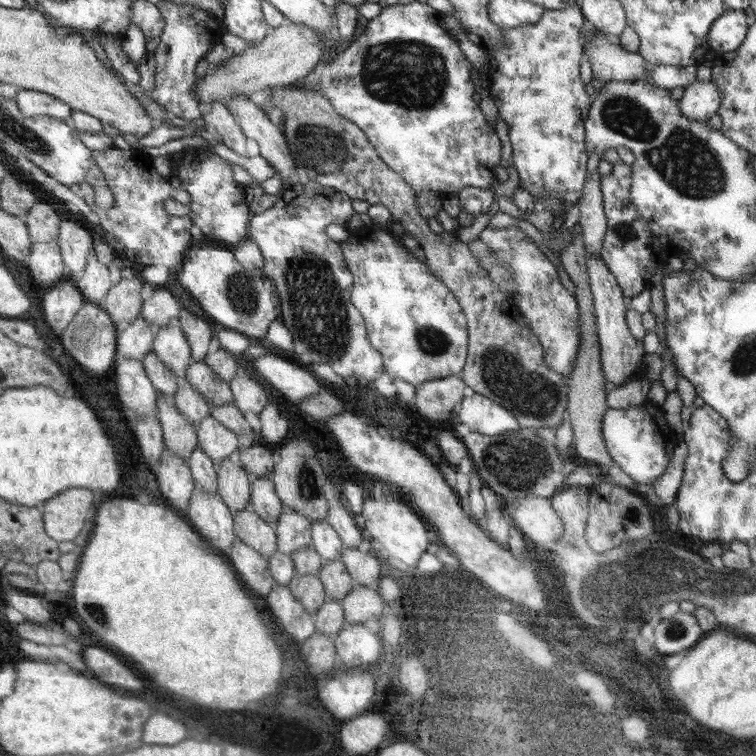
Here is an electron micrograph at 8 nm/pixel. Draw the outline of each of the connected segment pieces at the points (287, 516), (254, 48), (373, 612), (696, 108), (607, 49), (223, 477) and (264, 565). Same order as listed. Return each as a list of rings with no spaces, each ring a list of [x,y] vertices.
[[[285,509],[274,527],[277,534],[277,550],[284,554],[291,555],[314,543],[309,532],[311,522],[297,512]]]
[[[286,21],[279,28],[274,28],[264,40],[252,43],[242,55],[234,56],[220,64],[214,72],[199,77],[196,98],[199,98],[200,104],[219,102],[226,105],[236,95],[249,98],[255,92],[266,91],[266,88],[296,87],[315,70],[325,51],[326,45],[316,30],[306,24]]]
[[[355,584],[353,589],[339,601],[346,624],[363,624],[368,620],[380,620],[384,614],[384,600],[377,588]]]
[[[700,80],[689,84],[682,97],[678,98],[684,116],[692,120],[709,120],[723,106],[724,94],[714,80]]]
[[[594,36],[584,44],[584,49],[587,50],[593,77],[603,84],[608,80],[647,83],[649,63],[640,54],[624,50],[616,40]]]
[[[221,460],[217,467],[217,494],[232,512],[250,507],[251,488],[248,473],[243,467],[228,460]]]
[[[235,539],[231,547],[226,550],[226,556],[235,565],[236,572],[239,572],[244,584],[262,598],[278,585],[272,576],[268,559],[245,542]]]

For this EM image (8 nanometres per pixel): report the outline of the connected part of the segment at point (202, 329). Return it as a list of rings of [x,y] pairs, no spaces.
[[[185,304],[177,319],[181,322],[182,332],[190,345],[191,357],[193,360],[204,360],[213,337],[210,326],[214,325],[202,313],[196,316],[194,312],[194,309]]]

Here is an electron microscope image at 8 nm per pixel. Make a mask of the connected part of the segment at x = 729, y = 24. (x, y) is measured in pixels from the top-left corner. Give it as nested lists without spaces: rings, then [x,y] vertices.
[[[730,11],[715,20],[710,32],[711,50],[720,55],[736,51],[747,38],[748,24],[744,11]]]

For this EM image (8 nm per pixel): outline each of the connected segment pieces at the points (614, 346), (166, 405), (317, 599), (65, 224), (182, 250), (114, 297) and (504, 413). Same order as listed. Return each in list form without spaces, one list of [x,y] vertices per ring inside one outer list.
[[[587,252],[587,273],[589,276],[589,285],[593,296],[593,308],[595,311],[595,327],[597,328],[597,337],[599,340],[599,359],[601,360],[601,370],[603,376],[608,382],[614,386],[624,384],[631,376],[641,362],[645,350],[643,342],[632,336],[627,325],[626,308],[628,308],[628,301],[623,295],[620,285],[616,278],[612,276],[604,261],[601,259],[601,254],[597,252]]]
[[[158,393],[158,407],[157,417],[163,430],[165,448],[187,462],[197,447],[196,425],[179,411],[171,397]]]
[[[318,574],[296,576],[289,582],[288,587],[294,598],[312,614],[327,602],[327,591]]]
[[[62,220],[58,238],[56,243],[69,272],[84,270],[86,258],[92,250],[92,242],[94,242],[90,232],[82,226],[78,226],[76,222]]]
[[[113,145],[106,150],[95,150],[94,157],[106,178],[108,200],[102,202],[102,199],[98,198],[99,191],[85,182],[80,183],[76,191],[92,212],[95,212],[104,233],[114,237],[122,247],[134,250],[132,258],[140,263],[164,264],[171,273],[178,270],[183,266],[186,252],[195,242],[190,231],[194,222],[189,216],[169,214],[163,202],[174,198],[176,202],[187,205],[191,202],[190,193],[182,186],[172,185],[170,178],[162,178],[152,166],[153,157],[146,154],[142,148],[123,150]]]
[[[137,274],[133,279],[123,279],[111,287],[99,307],[114,321],[116,328],[125,328],[141,317],[143,299],[140,296],[144,280]]]
[[[474,393],[470,398],[462,399],[459,407],[459,420],[471,431],[499,435],[520,429],[517,418],[487,396]]]

